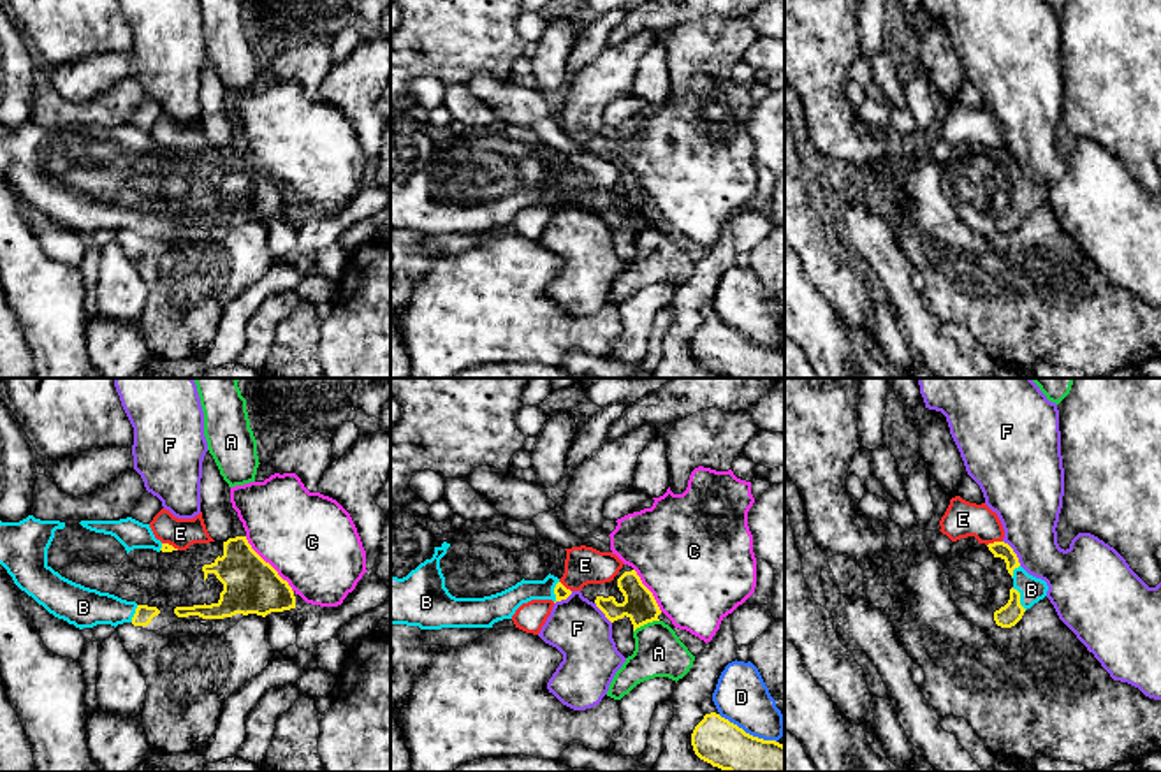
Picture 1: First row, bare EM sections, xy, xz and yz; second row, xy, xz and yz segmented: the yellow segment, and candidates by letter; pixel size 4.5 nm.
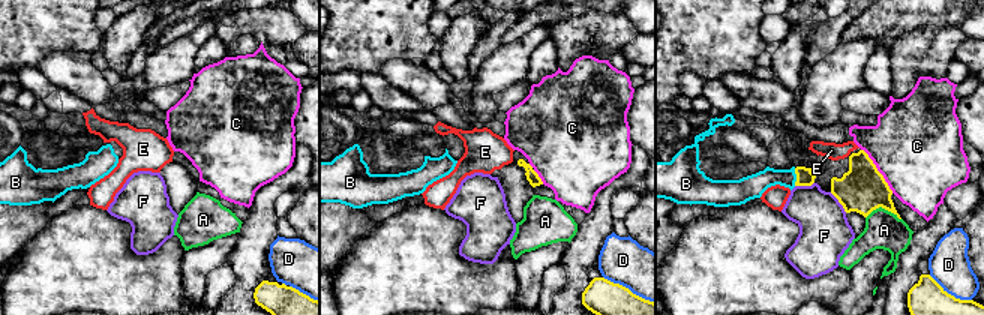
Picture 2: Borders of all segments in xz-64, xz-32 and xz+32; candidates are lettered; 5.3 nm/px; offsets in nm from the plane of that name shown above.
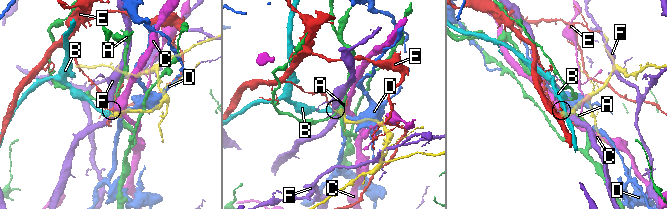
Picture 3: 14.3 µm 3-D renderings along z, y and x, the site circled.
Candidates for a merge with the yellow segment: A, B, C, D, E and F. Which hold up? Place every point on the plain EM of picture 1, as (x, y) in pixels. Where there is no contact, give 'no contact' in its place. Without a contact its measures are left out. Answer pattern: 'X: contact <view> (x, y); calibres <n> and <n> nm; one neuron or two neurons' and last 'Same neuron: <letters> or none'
A: contact xz (646, 229); calibres 150 and 220 nm; two neurons
B: contact yz (1019, 204); calibres 100 and 120 nm; one neuron
C: contact xy (270, 171); calibres 260 and 420 nm; two neurons
D: contact xz (748, 340); calibres 280 and 240 nm; two neurons
E: contact yz (994, 148); calibres 80 and 170 nm; two neurons
F: contact yz (1014, 159); calibres 80 and 320 nm; two neurons
Same neuron: B

